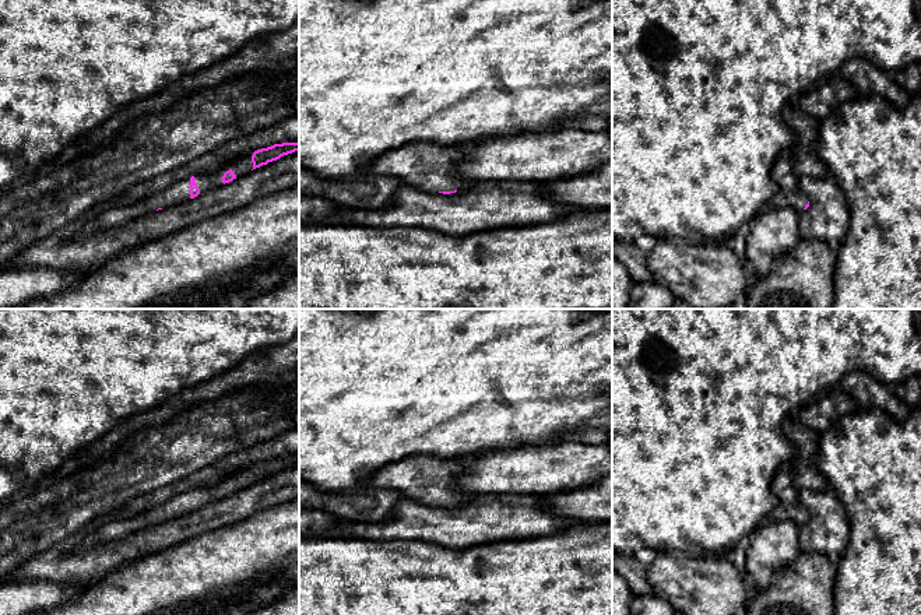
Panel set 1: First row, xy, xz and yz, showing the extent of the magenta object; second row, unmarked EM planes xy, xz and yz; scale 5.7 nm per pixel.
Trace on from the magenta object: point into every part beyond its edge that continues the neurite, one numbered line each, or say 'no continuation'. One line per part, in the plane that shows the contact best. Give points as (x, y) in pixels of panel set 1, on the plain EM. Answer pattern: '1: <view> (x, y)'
1: xy (241, 478)

